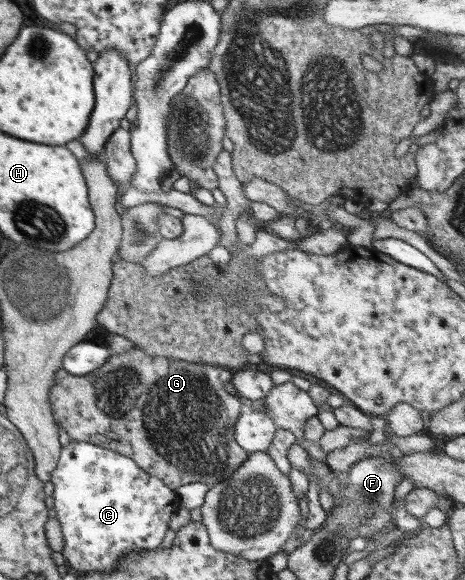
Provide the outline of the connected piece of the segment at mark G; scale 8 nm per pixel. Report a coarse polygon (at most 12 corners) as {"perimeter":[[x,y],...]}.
{"perimeter":[[110,355],[56,373],[58,427],[171,490],[248,459],[234,370]]}

